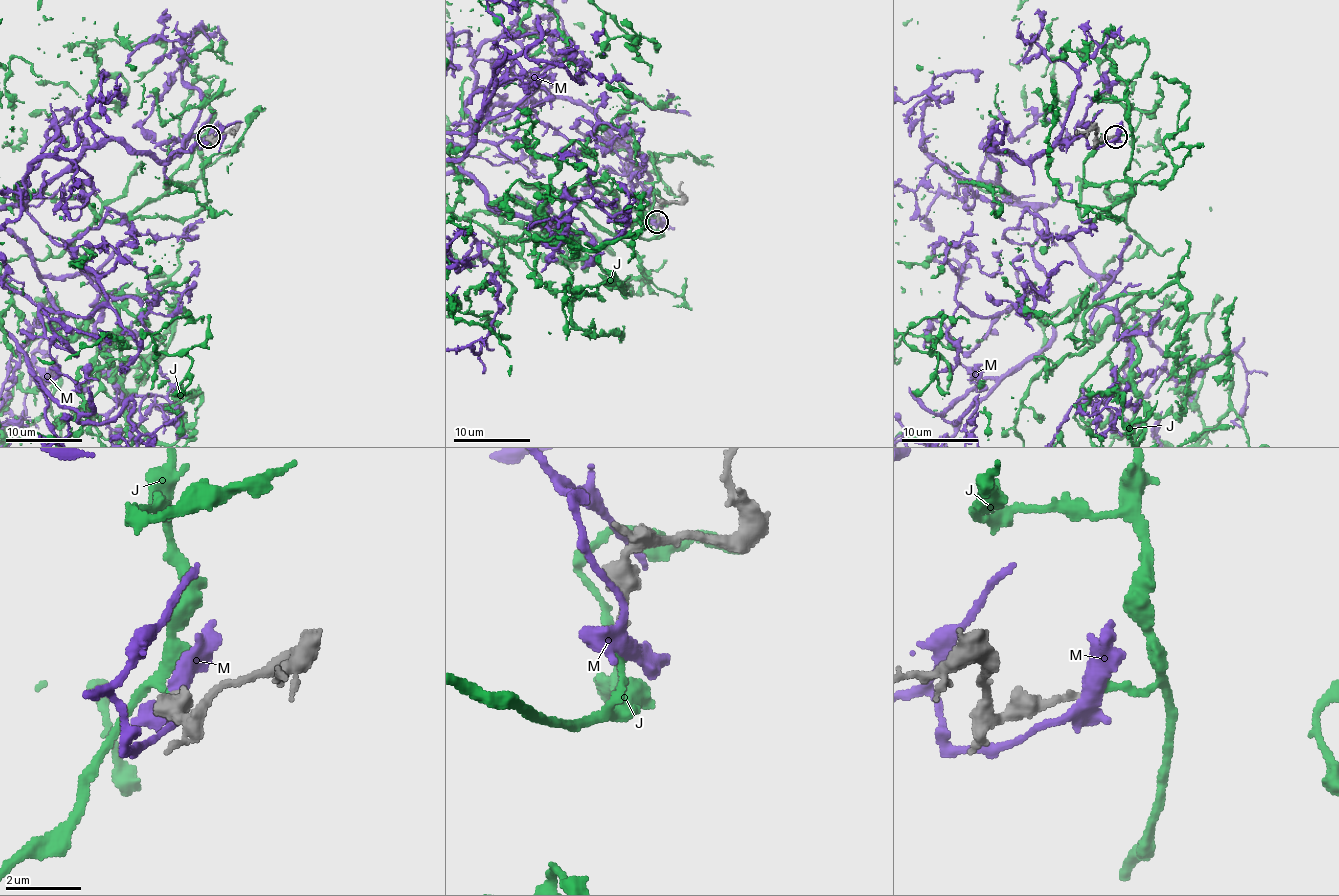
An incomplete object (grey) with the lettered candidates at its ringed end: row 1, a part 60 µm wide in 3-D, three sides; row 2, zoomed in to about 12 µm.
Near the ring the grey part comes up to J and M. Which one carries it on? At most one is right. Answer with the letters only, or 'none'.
J

